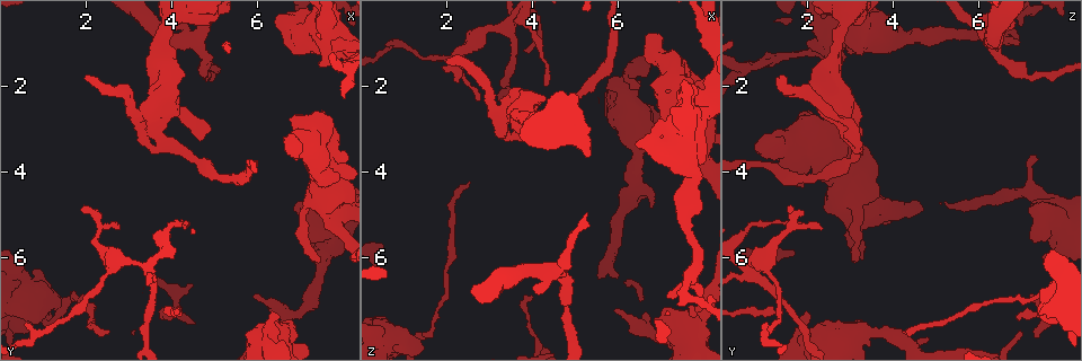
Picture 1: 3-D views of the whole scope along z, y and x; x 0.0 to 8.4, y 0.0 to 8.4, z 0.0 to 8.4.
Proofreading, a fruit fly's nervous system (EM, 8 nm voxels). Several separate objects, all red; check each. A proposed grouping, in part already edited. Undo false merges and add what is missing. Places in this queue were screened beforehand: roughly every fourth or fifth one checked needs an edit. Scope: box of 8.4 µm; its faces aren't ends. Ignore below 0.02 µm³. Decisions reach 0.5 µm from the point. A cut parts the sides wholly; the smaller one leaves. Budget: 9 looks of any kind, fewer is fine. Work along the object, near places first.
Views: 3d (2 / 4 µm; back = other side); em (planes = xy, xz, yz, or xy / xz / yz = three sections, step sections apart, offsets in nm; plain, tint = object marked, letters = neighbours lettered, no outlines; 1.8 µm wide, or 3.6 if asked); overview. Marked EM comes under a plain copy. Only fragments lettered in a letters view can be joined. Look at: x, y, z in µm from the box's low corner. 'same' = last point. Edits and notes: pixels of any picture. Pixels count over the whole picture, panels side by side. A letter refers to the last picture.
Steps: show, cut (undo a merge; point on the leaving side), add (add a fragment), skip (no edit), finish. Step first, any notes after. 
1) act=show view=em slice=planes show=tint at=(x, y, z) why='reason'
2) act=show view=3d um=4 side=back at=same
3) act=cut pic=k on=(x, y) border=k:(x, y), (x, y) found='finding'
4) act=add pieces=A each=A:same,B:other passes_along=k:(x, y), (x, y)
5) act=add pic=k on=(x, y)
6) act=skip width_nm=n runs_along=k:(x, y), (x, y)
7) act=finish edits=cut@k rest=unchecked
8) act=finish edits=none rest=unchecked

act=show view=3d um=4 at=(1.40, 7.00, 7.90) why='abrupt turn'

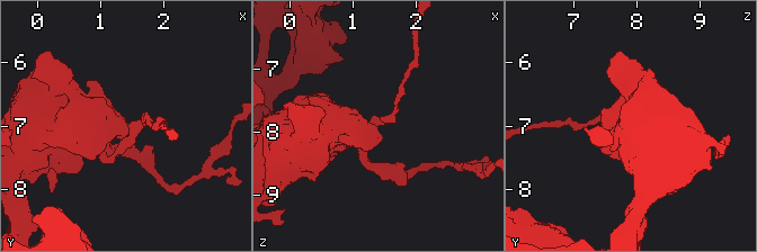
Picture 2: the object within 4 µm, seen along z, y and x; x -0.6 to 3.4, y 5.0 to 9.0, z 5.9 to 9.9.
act=show view=em um=3.6 slice=yz step=16 show=letters at=(1.45, 7.00, 7.85)

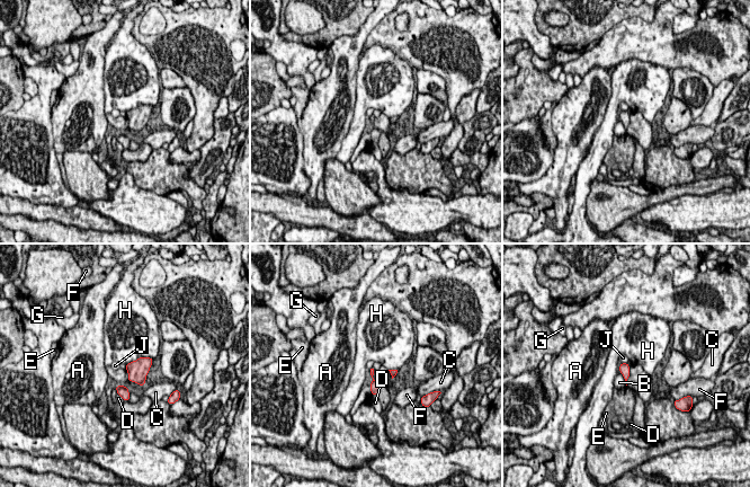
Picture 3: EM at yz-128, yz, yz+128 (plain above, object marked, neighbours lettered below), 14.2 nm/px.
act=skip width_nm=70 longest_contact=H:400nm each=A:other,B:other,C:other,D:other,E:other,F:other,G:other,H:other,J:other found='all the same cell'

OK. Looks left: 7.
act=show view=em um=3.6 slice=planes show=letters at=(6.40, 7.75, 3.15) why='calibre changes'

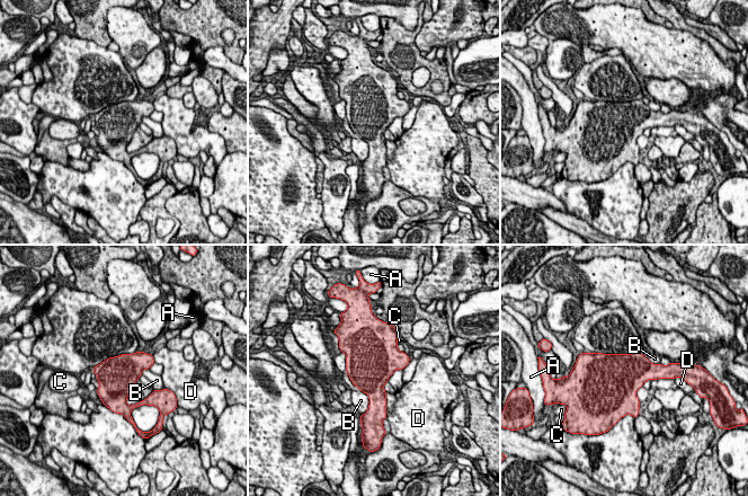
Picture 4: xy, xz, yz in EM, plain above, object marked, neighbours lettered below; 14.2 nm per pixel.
act=skip each=A:other,B:other,C:other,D:other border=4:(358, 389), (367, 396), (367, 409) found='continuous, no second cell'

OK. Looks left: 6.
act=show view=em slice=planes show=tint at=(7.25, 4.60, 3.00) why='sharp bend'

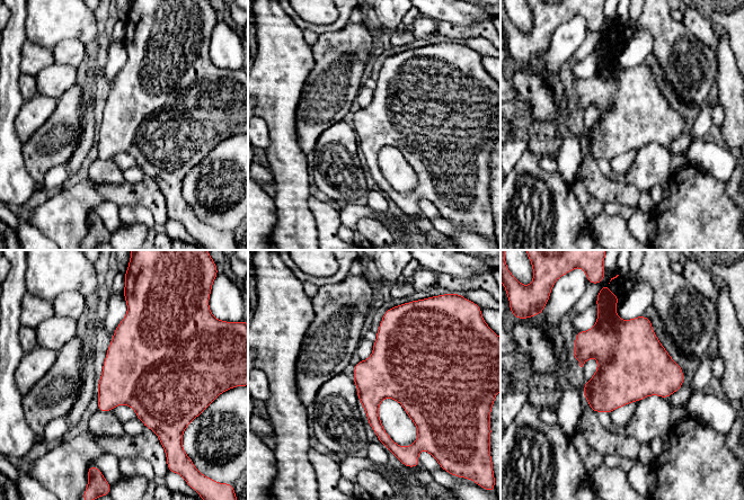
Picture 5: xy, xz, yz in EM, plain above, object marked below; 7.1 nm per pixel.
act=show view=em slice=planes show=letters at=same

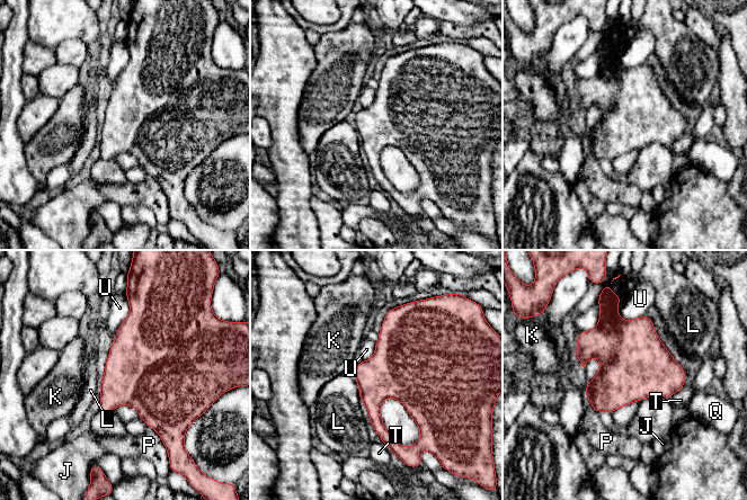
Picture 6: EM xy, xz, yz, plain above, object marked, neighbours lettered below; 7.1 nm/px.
act=skip each=J:other,K:other,L:other,P:other,Q:other,T:other,U:other border=6:(615, 307), (624, 320), (643, 315) found='continuous, no second cell'

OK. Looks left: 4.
act=show view=3d um=4 side=back at=(7.65, 5.40, 7.75) why='calibre changes'

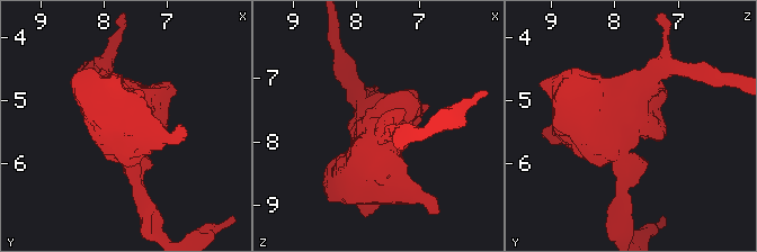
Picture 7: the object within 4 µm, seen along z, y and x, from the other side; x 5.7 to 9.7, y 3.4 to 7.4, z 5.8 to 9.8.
act=show view=em um=3.6 slice=yz step=4 show=letters at=(7.70, 5.35, 7.75)

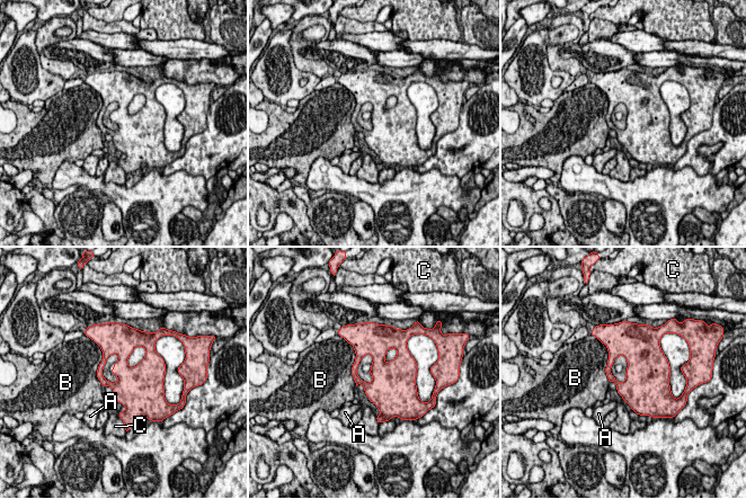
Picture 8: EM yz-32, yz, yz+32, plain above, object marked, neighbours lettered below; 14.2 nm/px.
act=show view=em um=3.6 slice=planes show=letters at=same

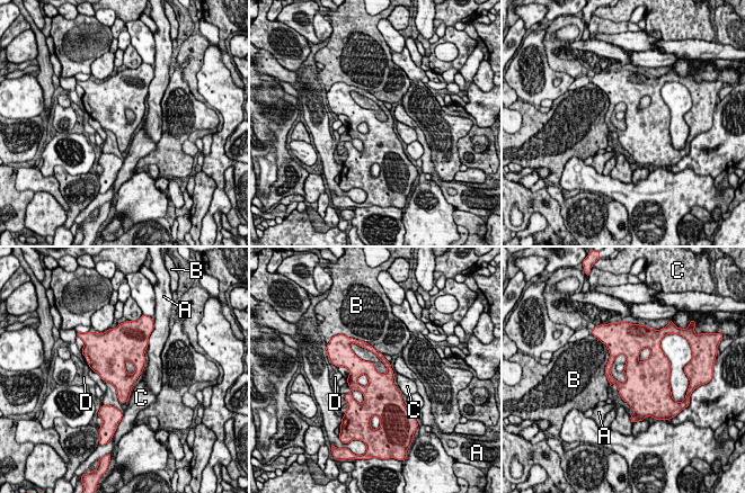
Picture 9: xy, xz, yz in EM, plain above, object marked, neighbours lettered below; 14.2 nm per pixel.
act=skip width_nm=280 each=A:other,B:other,C:other,D:other border=9:(149, 343), (145, 349) found='all the same cell'

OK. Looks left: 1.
act=finish edits=none rest=unchecked

